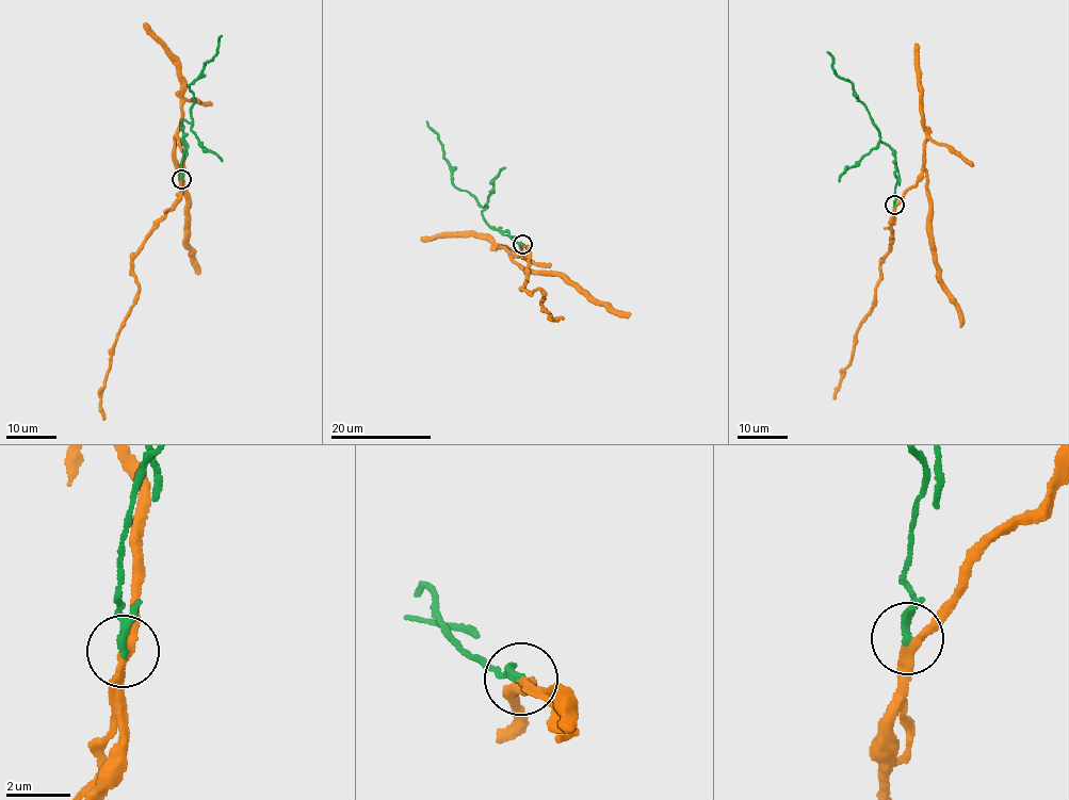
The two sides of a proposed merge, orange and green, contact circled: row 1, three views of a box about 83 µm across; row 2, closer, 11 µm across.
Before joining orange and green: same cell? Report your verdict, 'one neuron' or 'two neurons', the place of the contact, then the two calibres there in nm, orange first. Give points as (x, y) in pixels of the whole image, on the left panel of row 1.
two neurons | (181, 179) | 260/240 nm

